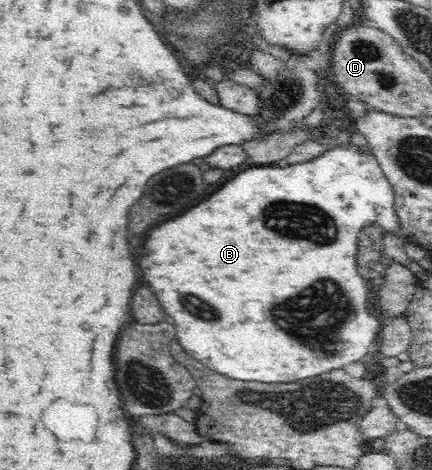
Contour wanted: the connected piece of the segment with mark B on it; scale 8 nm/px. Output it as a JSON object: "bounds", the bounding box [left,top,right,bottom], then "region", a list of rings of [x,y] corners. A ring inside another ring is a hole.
{"bounds":[139,142,405,384],"region":[[[341,142],[331,146],[327,152],[321,153],[313,160],[303,161],[301,164],[291,164],[289,168],[253,167],[241,172],[237,178],[227,182],[217,194],[213,194],[207,202],[191,208],[187,214],[183,214],[171,222],[159,224],[157,228],[149,230],[147,242],[139,252],[139,264],[141,264],[141,274],[153,286],[161,306],[175,320],[179,344],[183,347],[183,351],[187,351],[187,354],[191,355],[191,358],[221,375],[238,381],[265,382],[265,384],[303,382],[308,378],[327,374],[335,369],[342,369],[343,366],[361,360],[363,356],[367,356],[371,344],[377,338],[377,332],[381,330],[375,316],[371,316],[371,312],[367,308],[369,306],[367,286],[357,274],[357,242],[359,234],[368,227],[379,227],[384,233],[405,238],[399,216],[396,213],[395,192],[389,184],[389,179],[380,170],[375,155],[364,147]],[[183,300],[195,300],[191,310],[189,310],[189,304],[183,304]]]}

